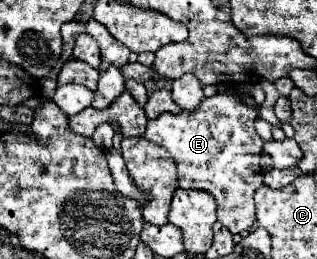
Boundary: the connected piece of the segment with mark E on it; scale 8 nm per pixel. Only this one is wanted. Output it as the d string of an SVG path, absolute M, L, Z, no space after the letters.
M216 94L212 98L204 98L202 104L194 112L180 114L160 114L154 120L148 120L148 128L144 138L164 146L172 160L178 166L178 186L184 190L204 190L214 196L218 204L218 222L224 224L232 234L240 234L248 230L256 222L254 214L254 192L264 184L264 172L260 168L262 144L264 140L254 130L256 108L242 104L234 94Z

